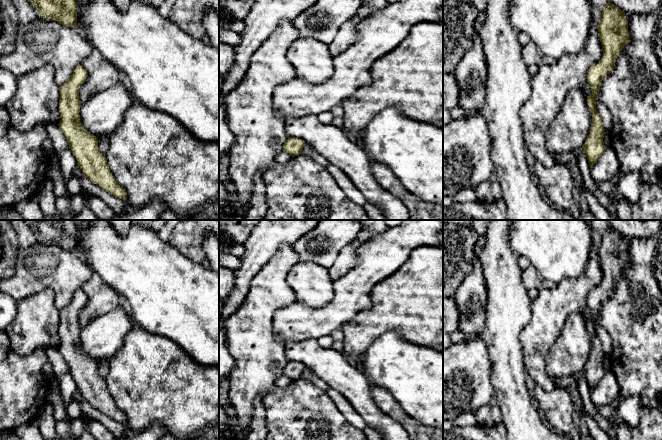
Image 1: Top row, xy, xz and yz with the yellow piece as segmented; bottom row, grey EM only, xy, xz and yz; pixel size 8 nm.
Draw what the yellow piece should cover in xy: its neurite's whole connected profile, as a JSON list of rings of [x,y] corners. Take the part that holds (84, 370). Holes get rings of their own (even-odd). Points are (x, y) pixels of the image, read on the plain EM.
[[[78,289],[71,302],[59,311],[61,344],[58,350],[69,367],[69,373],[75,380],[77,389],[89,404],[116,422],[126,424],[127,416],[116,406],[105,379],[100,377],[97,361],[80,347],[79,312],[87,300],[88,297],[83,290]]]

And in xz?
[[[288,361],[283,369],[283,375],[290,378],[292,381],[295,381],[301,378],[304,369],[304,364]]]

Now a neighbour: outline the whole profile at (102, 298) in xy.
[[[94,271],[81,289],[88,297],[86,305],[79,312],[81,329],[88,324],[93,316],[100,316],[119,306],[118,293]]]

